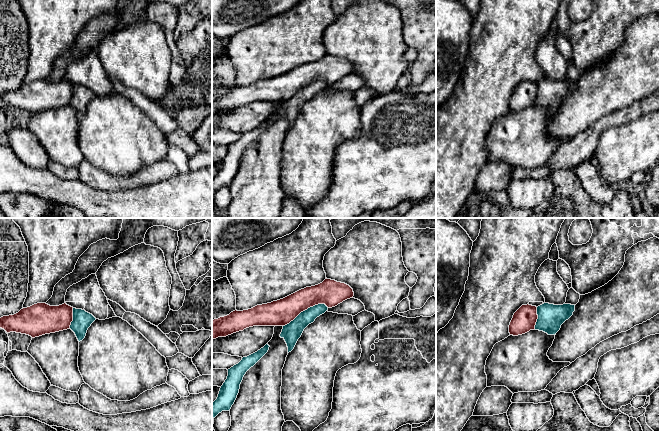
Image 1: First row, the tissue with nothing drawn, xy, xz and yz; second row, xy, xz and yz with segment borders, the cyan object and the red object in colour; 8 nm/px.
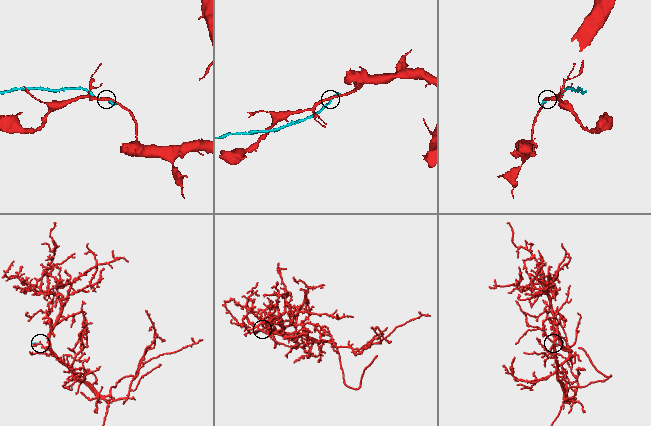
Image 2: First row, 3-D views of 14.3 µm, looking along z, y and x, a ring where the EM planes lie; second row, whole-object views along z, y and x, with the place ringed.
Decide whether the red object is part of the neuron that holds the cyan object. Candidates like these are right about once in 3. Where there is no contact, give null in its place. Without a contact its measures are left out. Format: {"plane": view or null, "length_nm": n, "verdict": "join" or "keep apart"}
{"plane": "xz", "length_nm": 400, "verdict": "keep apart"}

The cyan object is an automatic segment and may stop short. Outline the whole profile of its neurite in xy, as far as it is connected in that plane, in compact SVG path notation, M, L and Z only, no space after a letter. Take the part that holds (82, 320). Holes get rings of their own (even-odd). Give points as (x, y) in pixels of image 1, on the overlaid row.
M73 308L73 321L70 329L75 333L79 342L85 338L88 328L95 320L96 318L85 310Z

